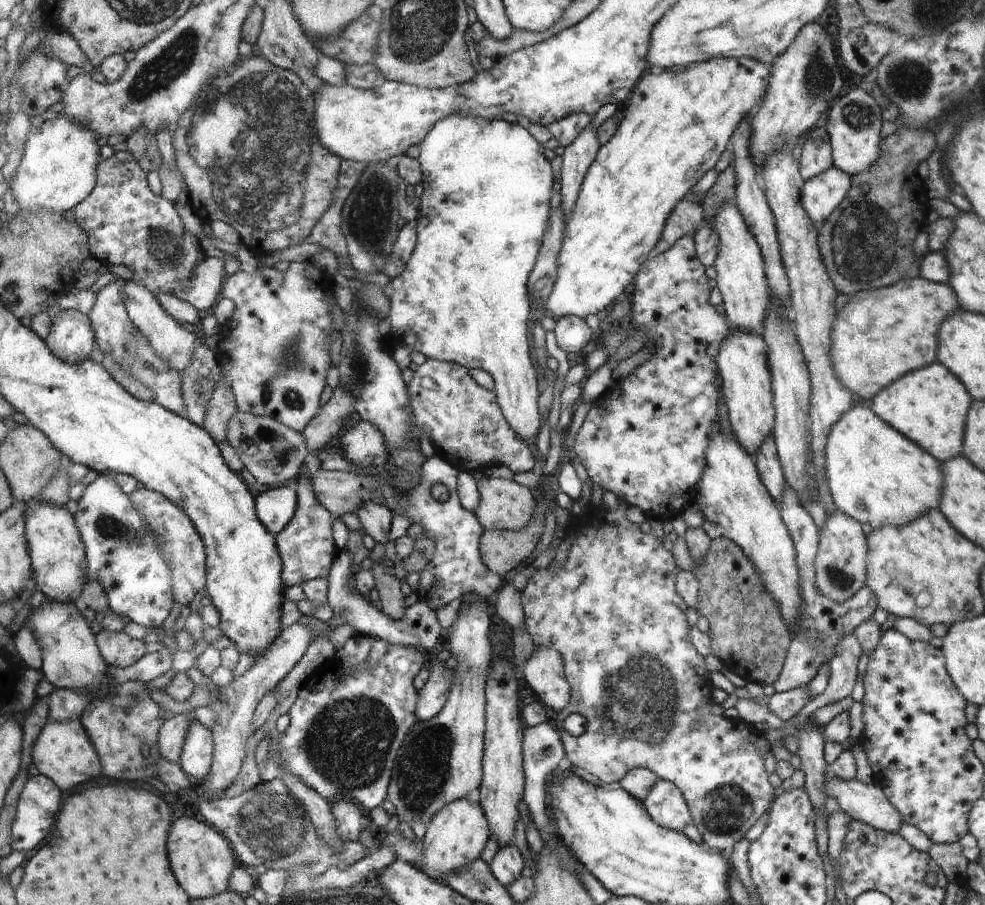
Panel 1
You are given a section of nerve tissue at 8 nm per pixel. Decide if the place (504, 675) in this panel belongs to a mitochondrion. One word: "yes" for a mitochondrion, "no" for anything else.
yes

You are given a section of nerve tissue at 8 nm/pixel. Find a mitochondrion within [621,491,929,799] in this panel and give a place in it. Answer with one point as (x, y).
(838, 578)

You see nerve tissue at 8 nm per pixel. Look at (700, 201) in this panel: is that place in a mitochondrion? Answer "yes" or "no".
no

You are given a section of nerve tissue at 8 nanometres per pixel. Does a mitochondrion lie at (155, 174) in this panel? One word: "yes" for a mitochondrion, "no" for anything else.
no

